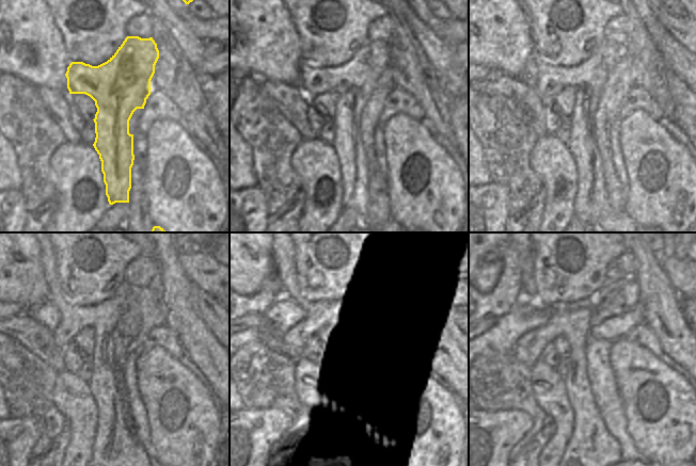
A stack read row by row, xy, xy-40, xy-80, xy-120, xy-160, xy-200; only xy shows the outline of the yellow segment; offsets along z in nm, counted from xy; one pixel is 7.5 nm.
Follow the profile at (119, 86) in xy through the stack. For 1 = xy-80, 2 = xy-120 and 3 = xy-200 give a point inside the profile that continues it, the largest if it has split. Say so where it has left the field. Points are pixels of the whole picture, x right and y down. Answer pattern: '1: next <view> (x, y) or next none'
1: next xy-80 (590, 206)
2: next xy-120 (115, 449)
3: next xy-200 (591, 449)

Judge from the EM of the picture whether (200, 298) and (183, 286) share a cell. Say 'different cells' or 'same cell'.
different cells

